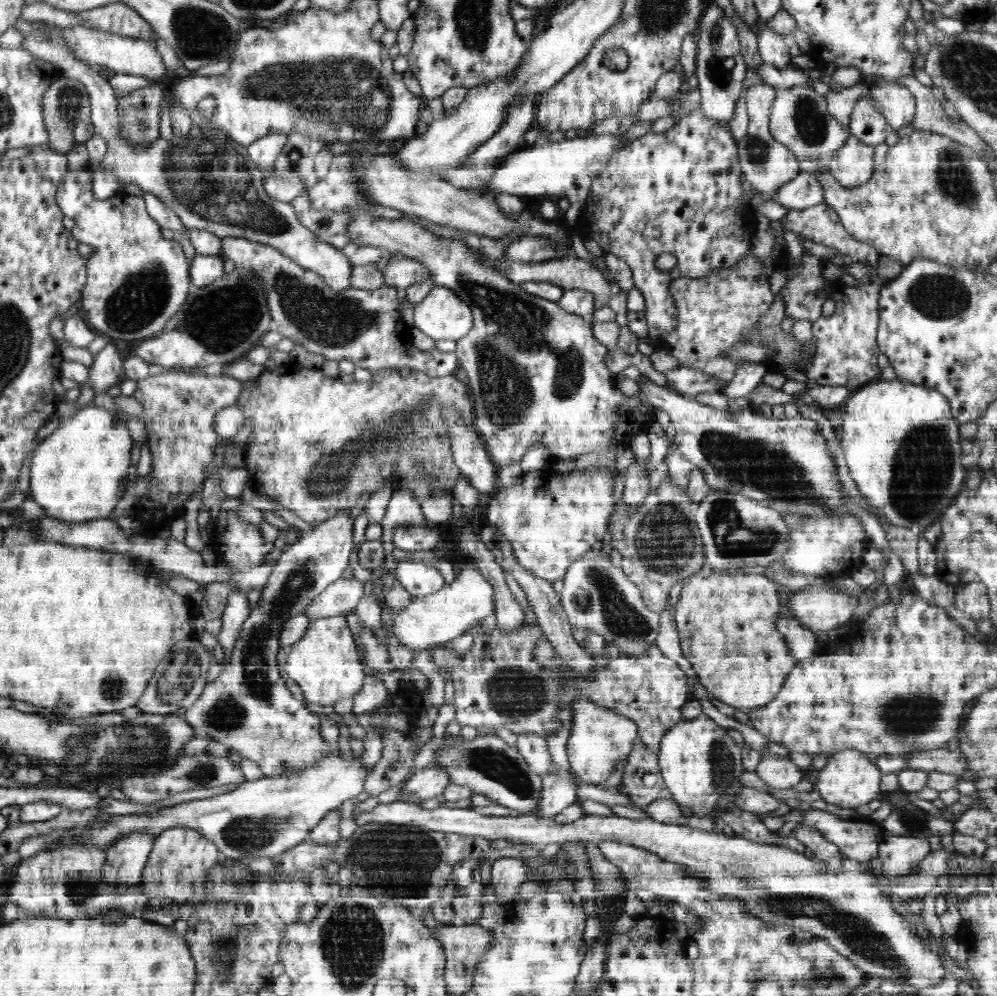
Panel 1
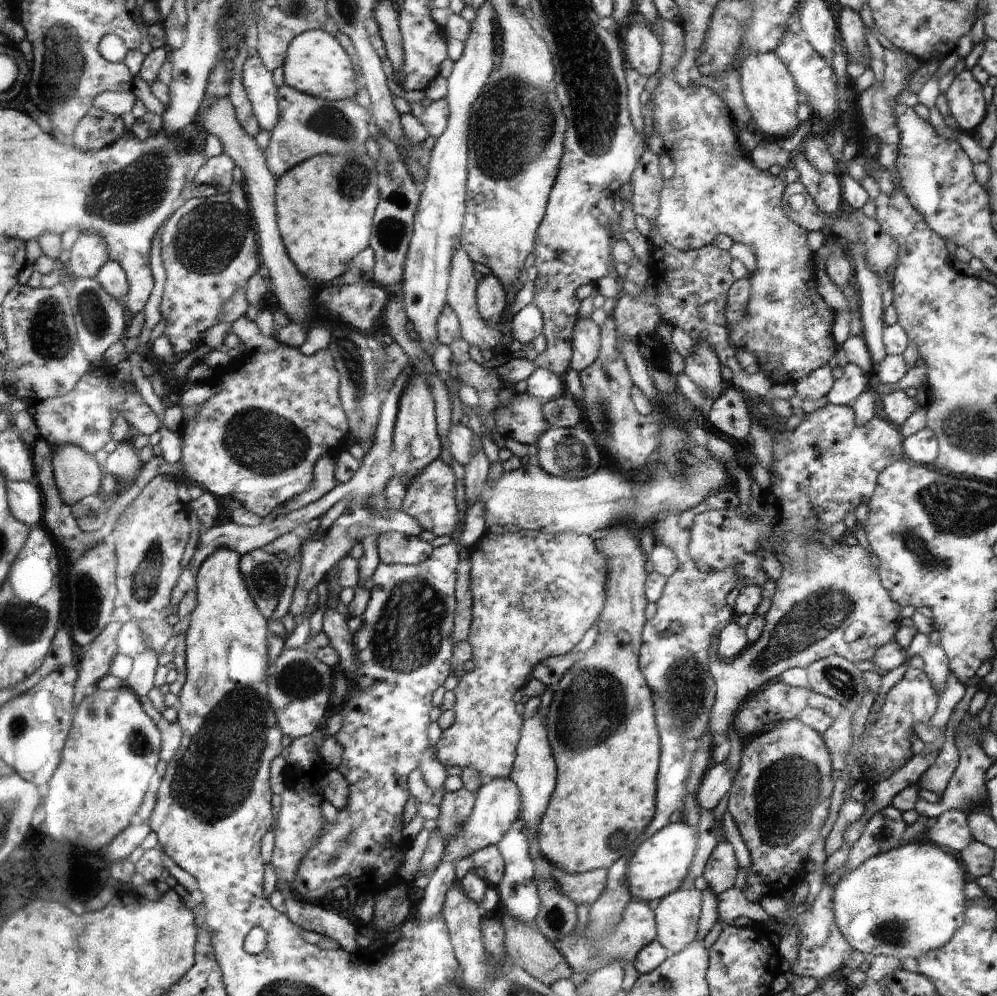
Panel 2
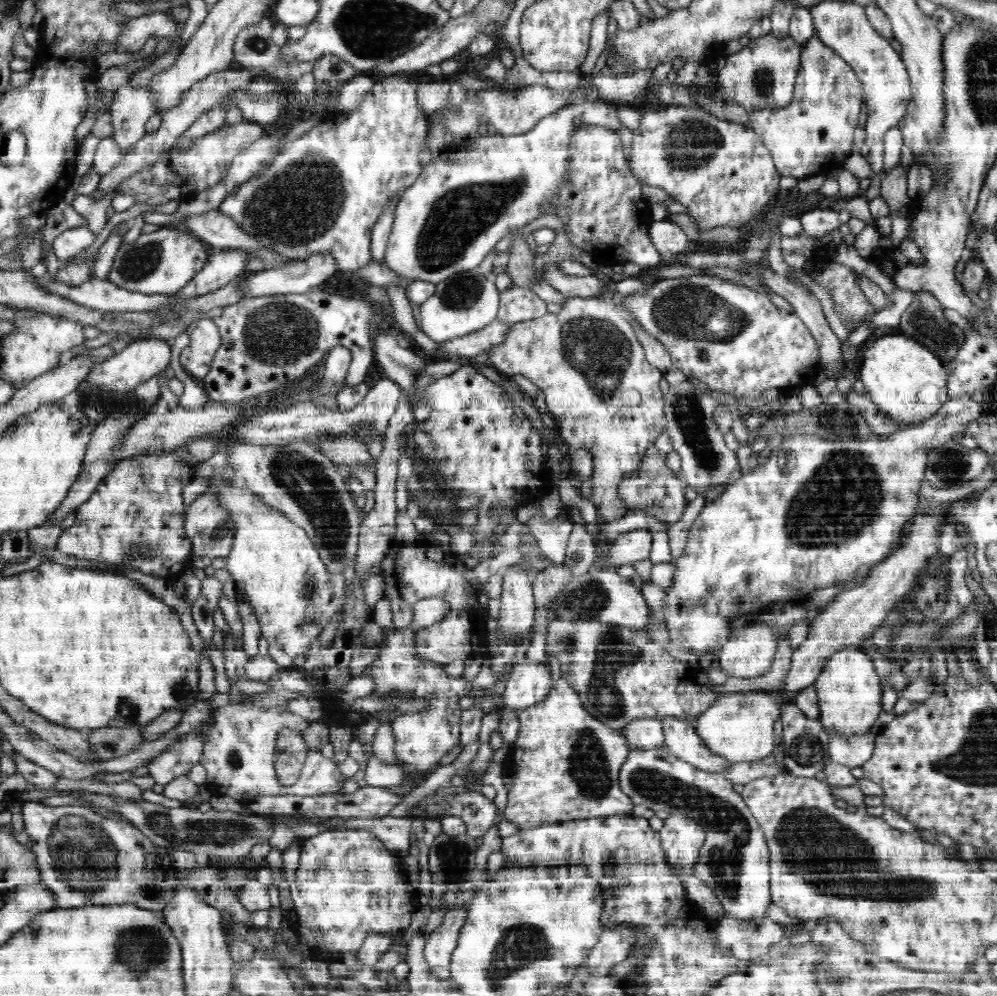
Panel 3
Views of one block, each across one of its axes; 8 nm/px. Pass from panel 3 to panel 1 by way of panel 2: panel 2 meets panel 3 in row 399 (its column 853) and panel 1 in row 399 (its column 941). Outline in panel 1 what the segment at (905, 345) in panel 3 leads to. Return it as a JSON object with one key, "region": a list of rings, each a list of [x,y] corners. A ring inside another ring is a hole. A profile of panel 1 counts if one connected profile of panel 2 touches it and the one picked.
{"region":[[[884,379],[884,382],[876,382],[876,384],[868,383],[868,386],[860,387],[860,390],[854,390],[843,404],[843,425],[841,434],[841,444],[844,457],[849,468],[852,480],[857,484],[862,496],[866,498],[870,506],[880,507],[882,513],[886,515],[890,524],[910,529],[914,534],[920,535],[926,531],[928,526],[936,523],[944,514],[948,505],[953,503],[955,496],[965,487],[966,467],[962,465],[960,456],[960,431],[959,420],[952,415],[951,404],[948,399],[944,398],[944,394],[939,389],[928,388],[923,384],[912,384],[911,381],[903,381],[894,379],[892,382]]]}

